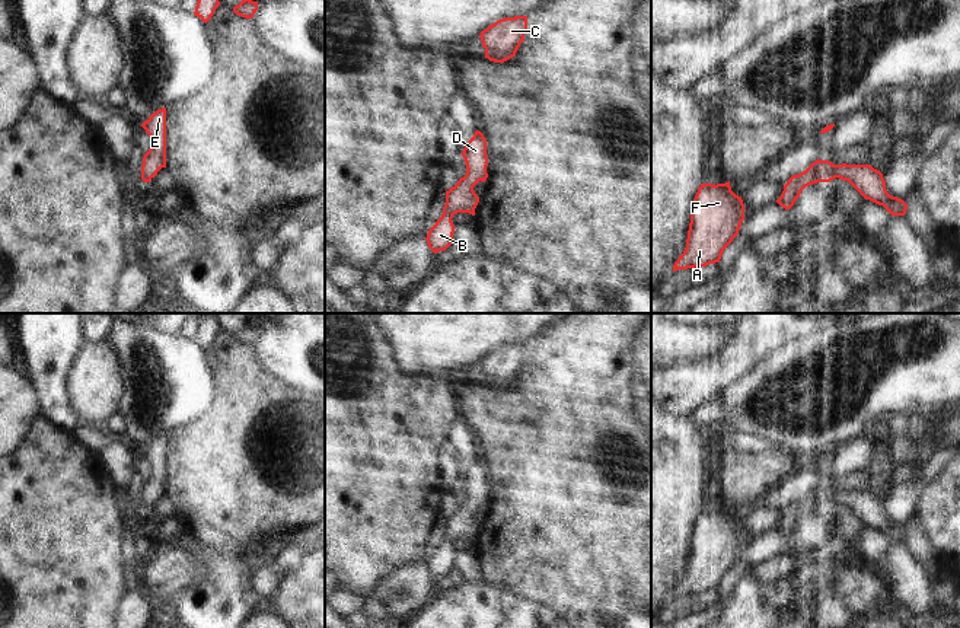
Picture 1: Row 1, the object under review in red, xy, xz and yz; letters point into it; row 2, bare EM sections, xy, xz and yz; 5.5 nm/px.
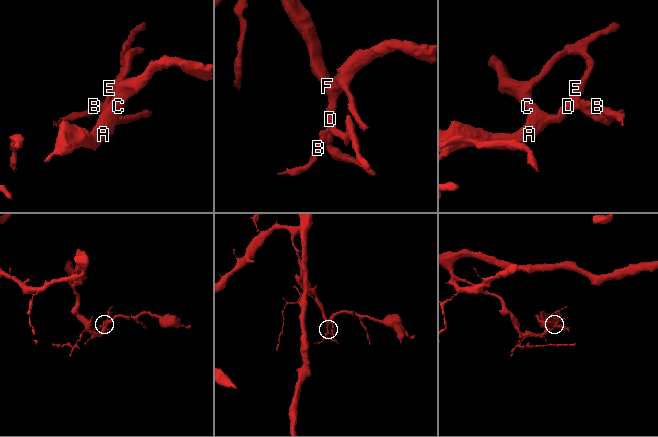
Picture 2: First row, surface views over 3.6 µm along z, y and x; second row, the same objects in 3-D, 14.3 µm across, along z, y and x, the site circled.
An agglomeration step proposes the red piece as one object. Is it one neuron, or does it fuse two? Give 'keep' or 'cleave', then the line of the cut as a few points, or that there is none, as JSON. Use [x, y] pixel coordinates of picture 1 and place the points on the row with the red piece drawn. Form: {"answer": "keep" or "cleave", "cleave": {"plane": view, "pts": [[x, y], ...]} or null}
{"answer": "keep", "cleave": null}

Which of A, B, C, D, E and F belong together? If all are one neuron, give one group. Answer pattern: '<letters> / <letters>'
A B C D E F

